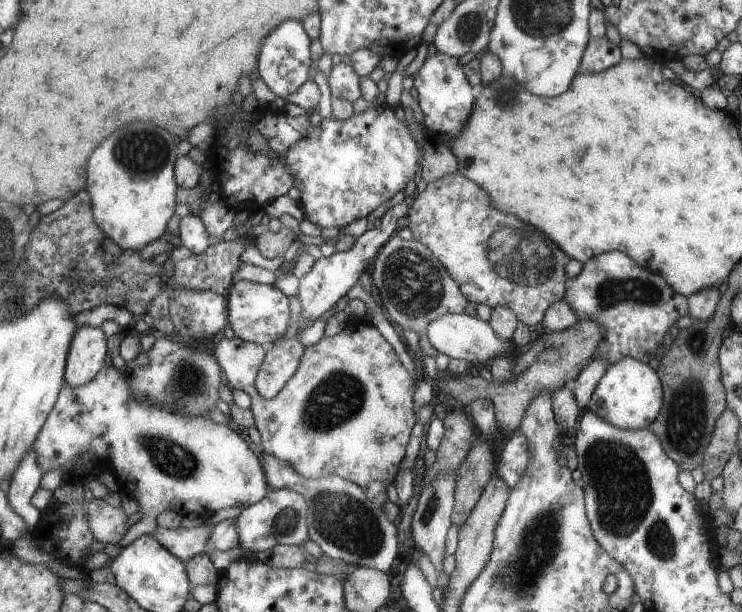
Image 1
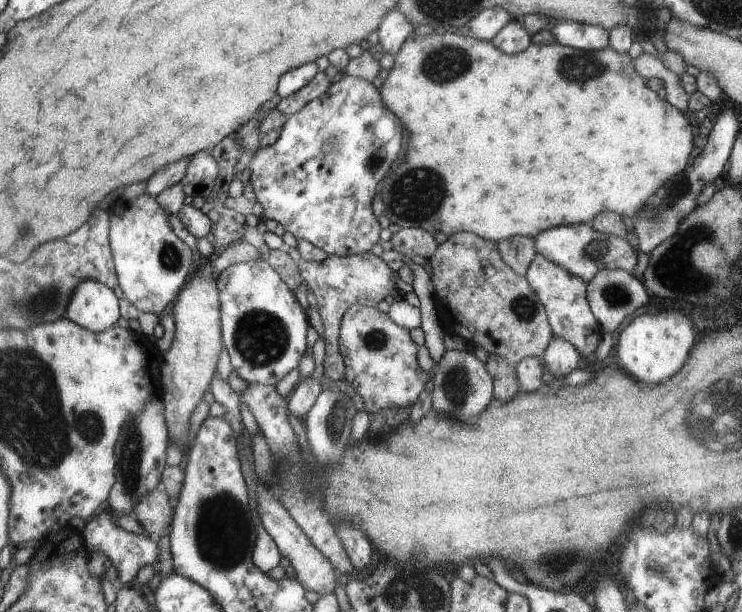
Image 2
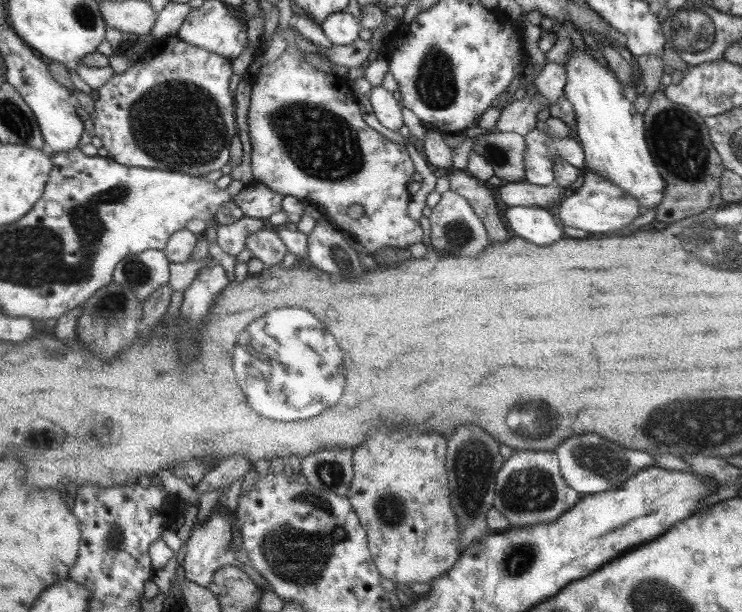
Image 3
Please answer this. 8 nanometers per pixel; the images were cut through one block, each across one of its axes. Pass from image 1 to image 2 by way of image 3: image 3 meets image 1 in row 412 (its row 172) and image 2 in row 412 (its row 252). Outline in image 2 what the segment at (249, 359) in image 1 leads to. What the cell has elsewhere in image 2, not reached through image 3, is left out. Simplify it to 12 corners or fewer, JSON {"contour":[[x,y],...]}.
{"contour":[[375,307],[343,314],[344,378],[370,415],[411,406],[427,372],[408,328]]}

